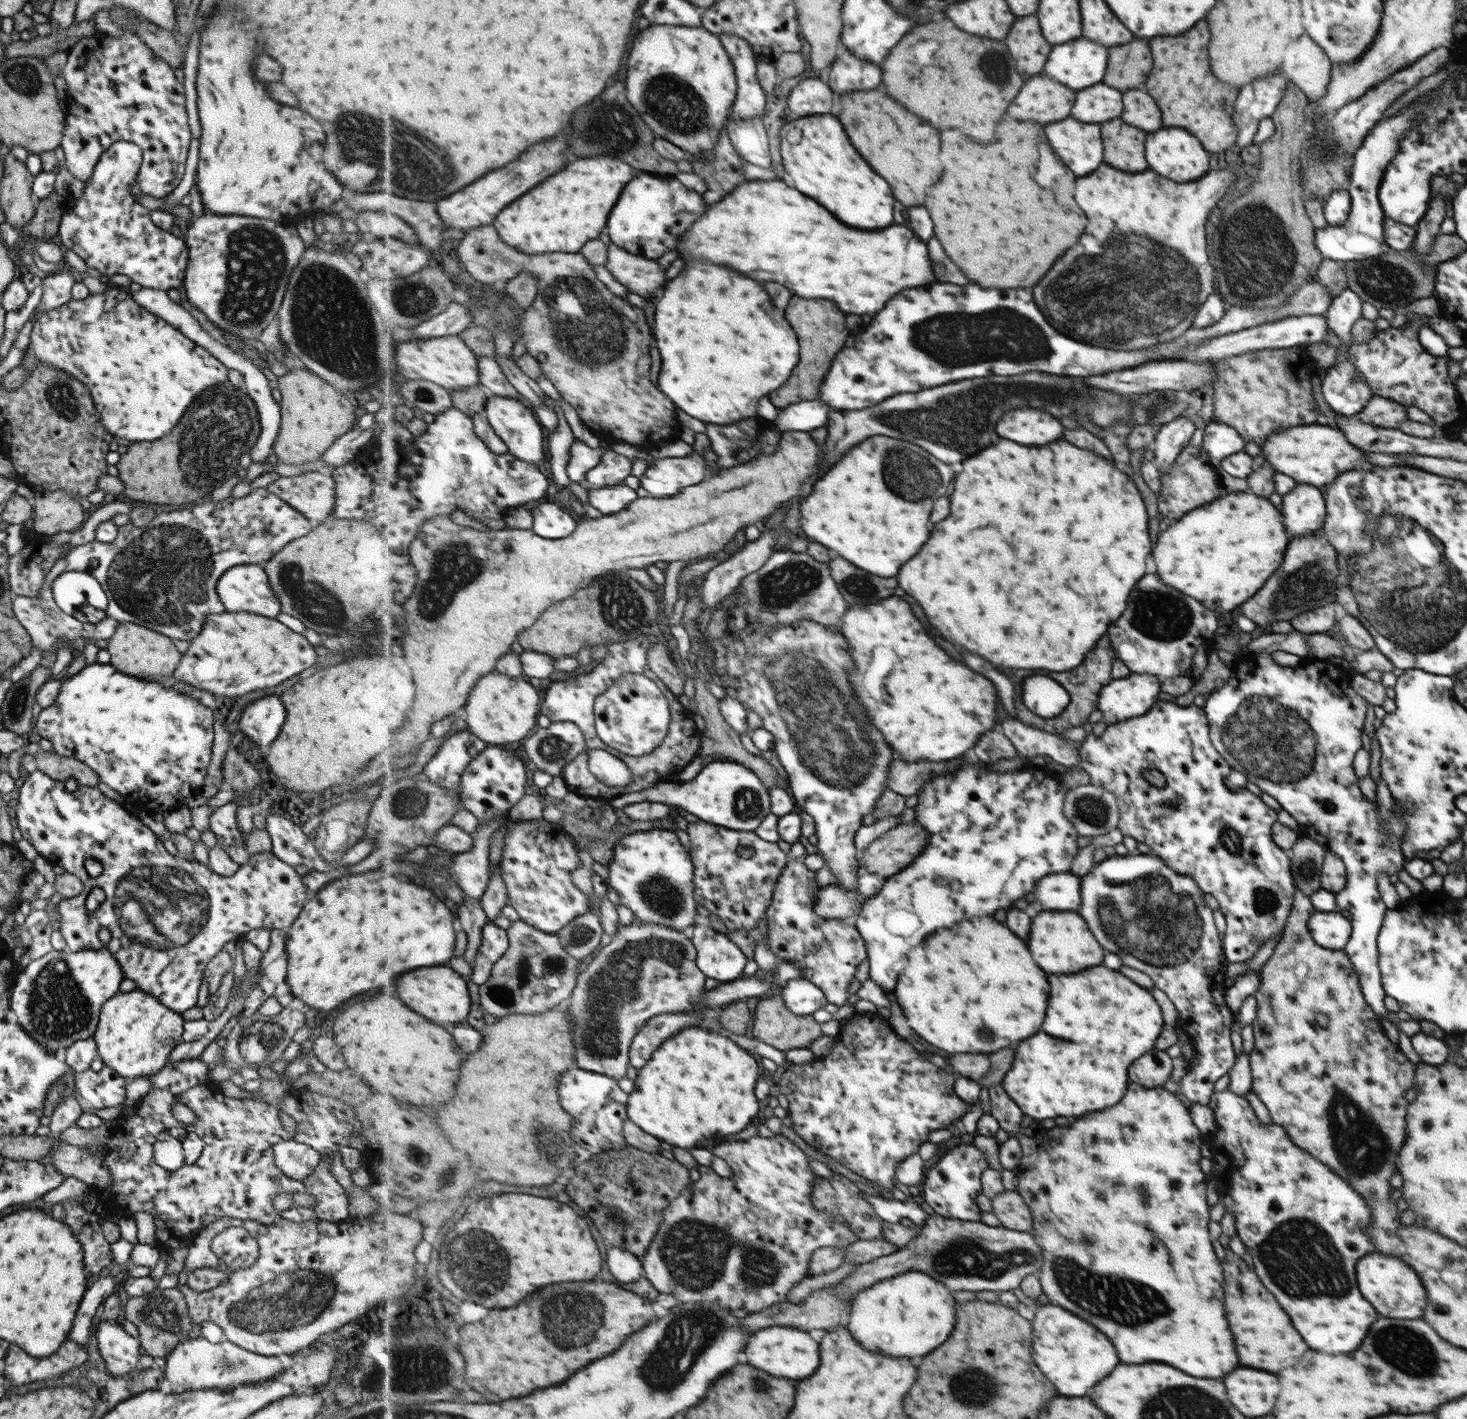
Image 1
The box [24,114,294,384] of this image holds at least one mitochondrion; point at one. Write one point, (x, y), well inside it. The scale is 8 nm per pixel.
(256, 261)

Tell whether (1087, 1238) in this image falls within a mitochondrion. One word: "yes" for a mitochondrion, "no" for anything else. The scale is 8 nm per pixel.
yes

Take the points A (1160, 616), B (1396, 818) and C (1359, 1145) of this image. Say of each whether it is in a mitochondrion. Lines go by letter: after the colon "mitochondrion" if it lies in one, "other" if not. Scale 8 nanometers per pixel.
A: mitochondrion
B: other
C: mitochondrion

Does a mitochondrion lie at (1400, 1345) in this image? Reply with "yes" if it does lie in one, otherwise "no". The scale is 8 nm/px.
yes

